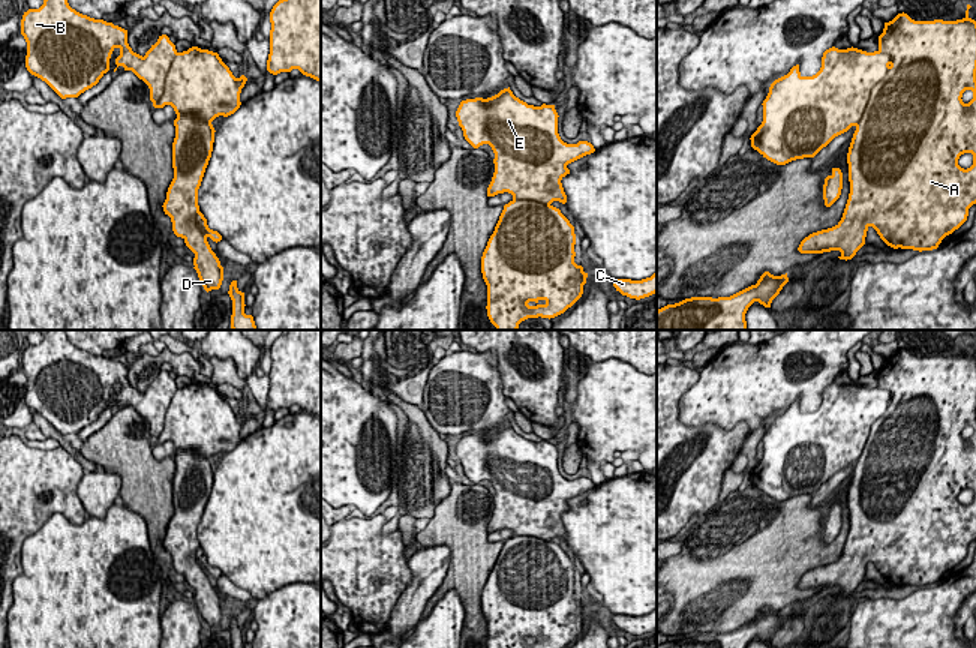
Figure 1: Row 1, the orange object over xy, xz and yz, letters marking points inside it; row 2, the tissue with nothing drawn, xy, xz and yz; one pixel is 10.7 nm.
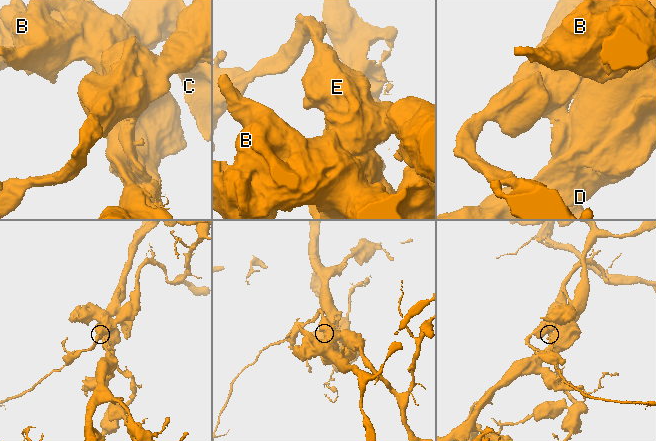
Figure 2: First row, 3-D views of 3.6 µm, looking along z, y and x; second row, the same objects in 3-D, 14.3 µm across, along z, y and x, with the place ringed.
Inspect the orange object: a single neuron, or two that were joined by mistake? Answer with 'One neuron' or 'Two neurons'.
One neuron

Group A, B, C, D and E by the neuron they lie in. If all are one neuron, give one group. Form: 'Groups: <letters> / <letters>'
Groups: A B C D E

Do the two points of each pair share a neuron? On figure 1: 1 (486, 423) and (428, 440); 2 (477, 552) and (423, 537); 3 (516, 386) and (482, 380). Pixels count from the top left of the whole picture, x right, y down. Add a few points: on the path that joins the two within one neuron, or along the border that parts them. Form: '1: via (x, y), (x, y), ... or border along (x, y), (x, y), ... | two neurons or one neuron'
1: border along (425, 410), (429, 423), (441, 437) | two neurons
2: via (464, 539), (437, 537) | one neuron
3: border along (489, 350), (496, 356), (496, 369), (505, 395) | two neurons

